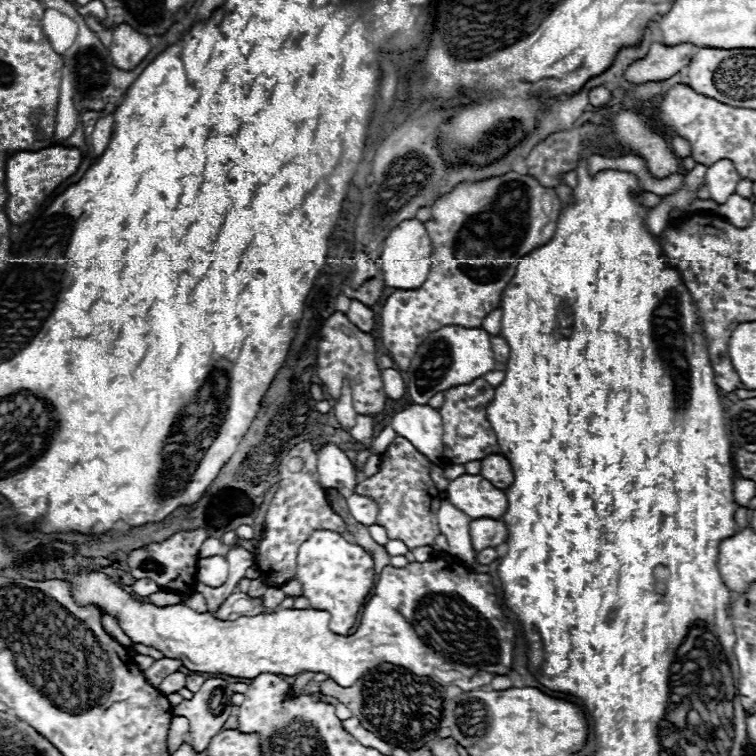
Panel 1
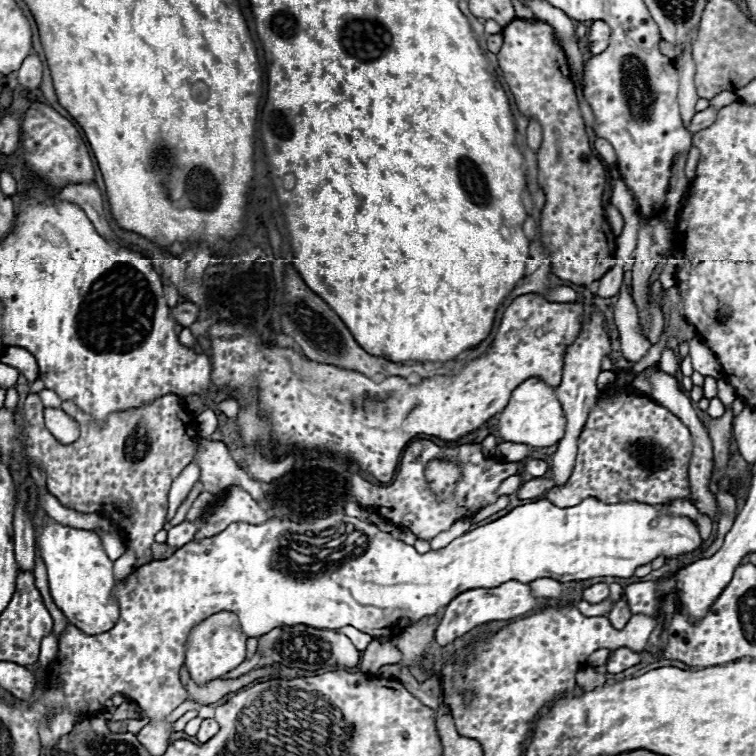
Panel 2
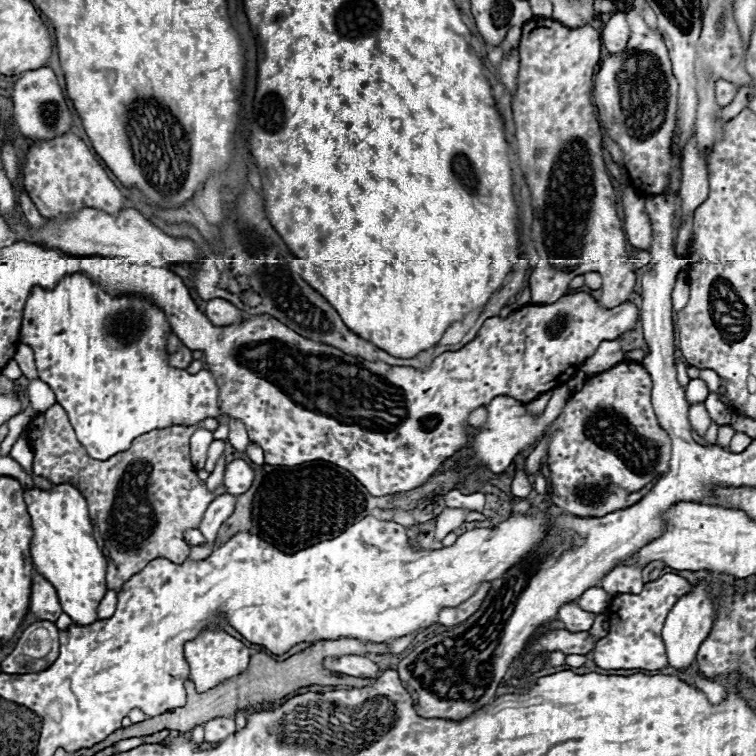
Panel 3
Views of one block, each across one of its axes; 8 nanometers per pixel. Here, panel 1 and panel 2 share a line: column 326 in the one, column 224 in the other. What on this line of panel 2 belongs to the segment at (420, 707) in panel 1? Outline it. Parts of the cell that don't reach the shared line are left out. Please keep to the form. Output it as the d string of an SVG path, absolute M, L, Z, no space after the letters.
M266 666L266 668L250 670L248 674L244 674L244 676L240 676L240 678L234 678L234 680L214 680L214 682L206 684L206 686L198 686L198 684L194 684L194 680L188 676L186 668L182 668L182 672L180 672L182 684L184 684L184 688L188 690L188 698L190 698L192 702L196 702L196 704L202 704L202 706L204 706L204 704L214 704L214 702L218 702L220 698L224 698L226 694L238 692L238 690L244 688L246 684L250 684L250 682L262 678L262 676L272 676L272 674L276 674L276 670L270 668L270 666Z

